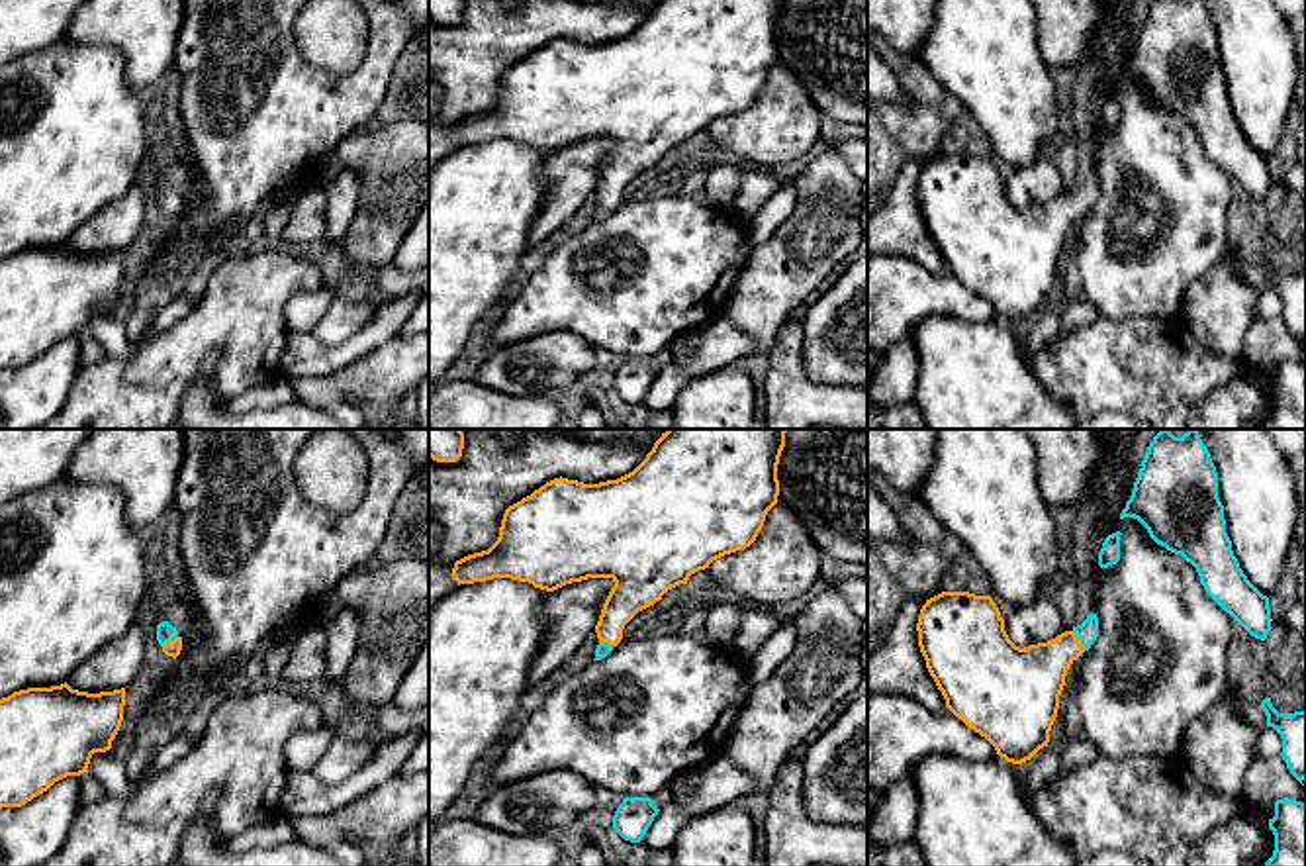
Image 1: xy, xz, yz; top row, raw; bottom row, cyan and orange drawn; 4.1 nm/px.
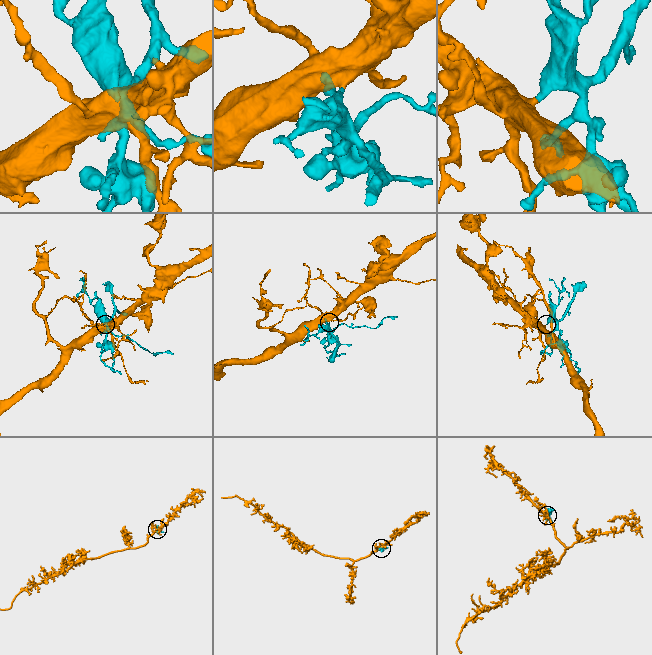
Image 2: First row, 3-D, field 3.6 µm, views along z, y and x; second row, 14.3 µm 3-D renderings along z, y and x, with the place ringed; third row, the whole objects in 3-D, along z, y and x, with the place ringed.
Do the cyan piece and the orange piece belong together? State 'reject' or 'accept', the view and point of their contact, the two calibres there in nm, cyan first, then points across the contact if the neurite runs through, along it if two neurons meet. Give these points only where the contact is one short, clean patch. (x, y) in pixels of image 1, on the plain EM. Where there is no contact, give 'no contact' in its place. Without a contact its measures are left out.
accept; meets cyan in yz at (1079, 200); 90 nm thick on the cyan side, 260 nm on the other; runs through yz (1087, 192), (1079, 200), (1032, 240)

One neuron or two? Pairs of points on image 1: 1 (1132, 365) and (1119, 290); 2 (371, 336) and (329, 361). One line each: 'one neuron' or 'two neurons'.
1: two neurons
2: one neuron

